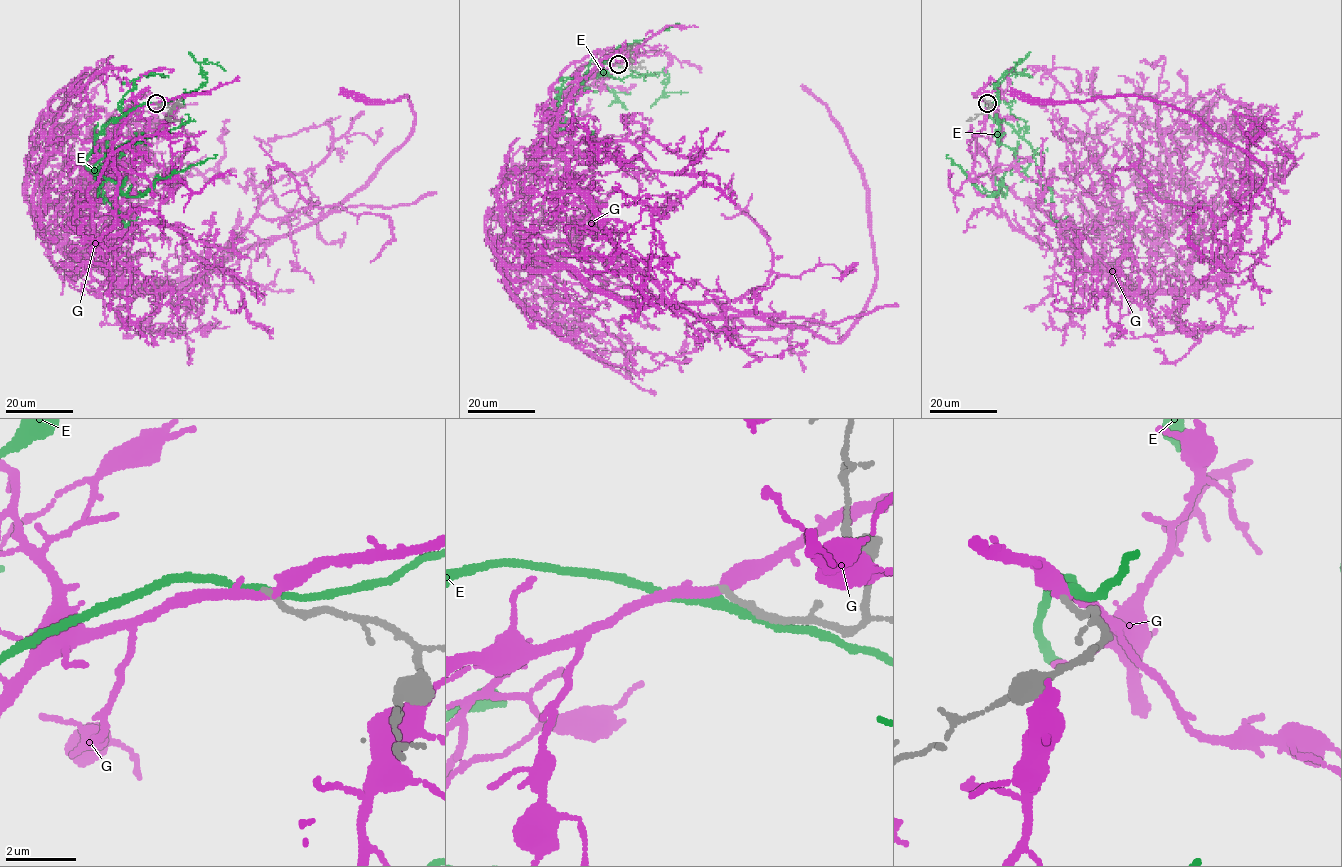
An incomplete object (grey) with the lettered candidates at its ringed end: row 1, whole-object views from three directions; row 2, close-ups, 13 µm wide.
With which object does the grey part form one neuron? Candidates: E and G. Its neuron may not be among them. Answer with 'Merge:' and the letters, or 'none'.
Merge: E

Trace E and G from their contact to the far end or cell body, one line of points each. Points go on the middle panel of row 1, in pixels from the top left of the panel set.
E: (618, 65), (585, 65), (552, 111), (547, 106), (568, 78), (584, 77), (620, 45), (679, 24)
G: (618, 64), (574, 73), (552, 130), (601, 226), (682, 307), (838, 343), (875, 276), (867, 190), (801, 84)

